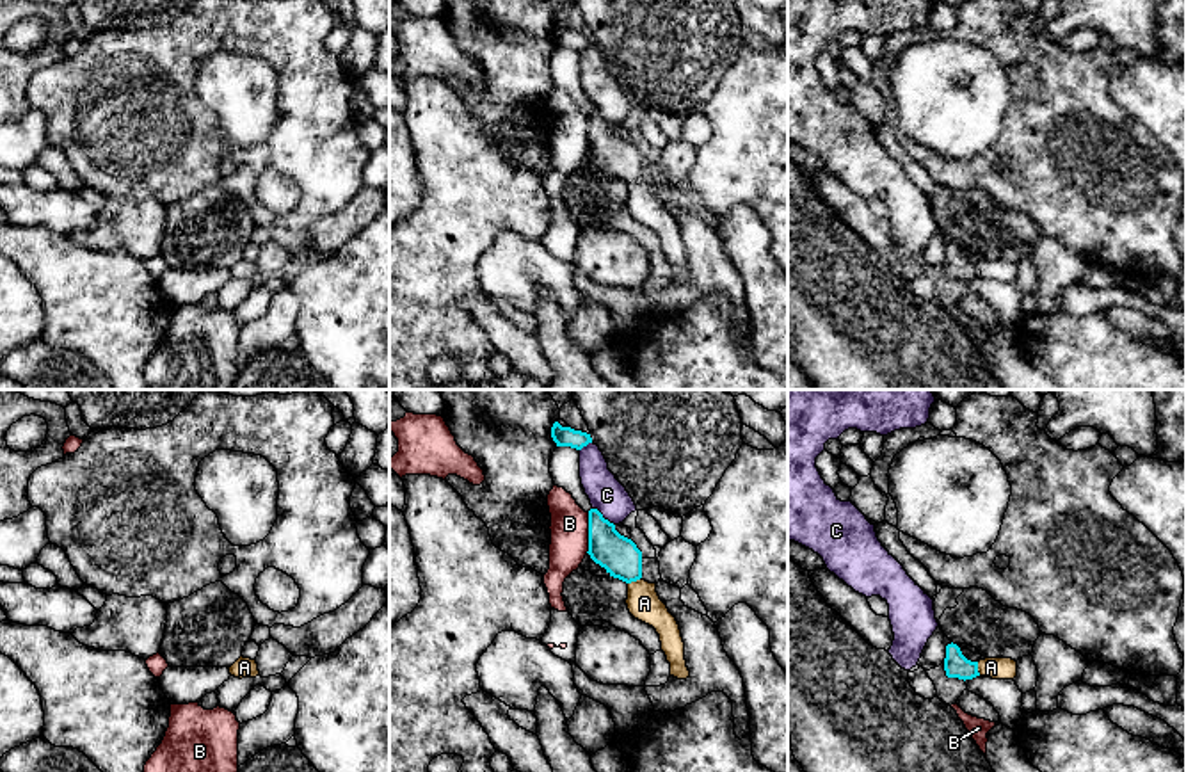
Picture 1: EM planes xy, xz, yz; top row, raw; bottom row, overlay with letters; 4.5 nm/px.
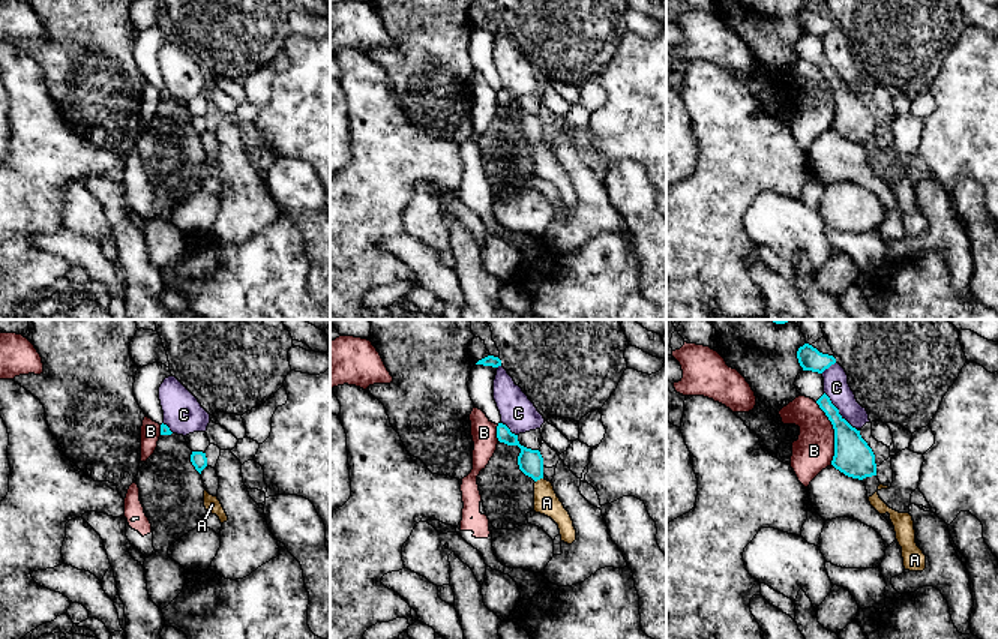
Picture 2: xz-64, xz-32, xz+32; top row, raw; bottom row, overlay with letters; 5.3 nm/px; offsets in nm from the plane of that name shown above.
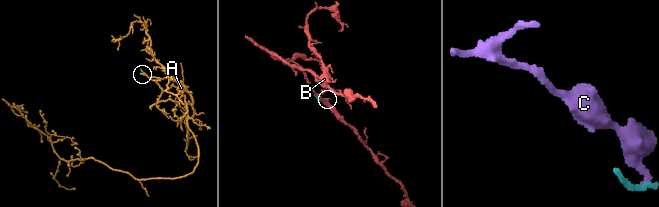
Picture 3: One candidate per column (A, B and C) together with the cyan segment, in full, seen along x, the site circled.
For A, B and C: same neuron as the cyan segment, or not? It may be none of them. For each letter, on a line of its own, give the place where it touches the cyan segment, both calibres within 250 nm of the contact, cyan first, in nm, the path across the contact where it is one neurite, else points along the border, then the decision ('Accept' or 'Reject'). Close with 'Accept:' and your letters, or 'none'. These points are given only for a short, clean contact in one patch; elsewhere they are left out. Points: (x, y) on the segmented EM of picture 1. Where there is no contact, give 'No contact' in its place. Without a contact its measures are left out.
A: Touches cyan at xz (633, 580). Thickness 180 nm (cyan) against 150 nm. Path across: xz (619, 555), (633, 580), (644, 603). Accept
B: Touches cyan at xz (589, 532). Thickness 180 nm (cyan) against 180 nm. Reject
C: Touches cyan at xz (601, 516). Thickness 180 nm (cyan) against 160 nm. Boundary: xz (592, 507), (614, 525). Reject
Accept: A

